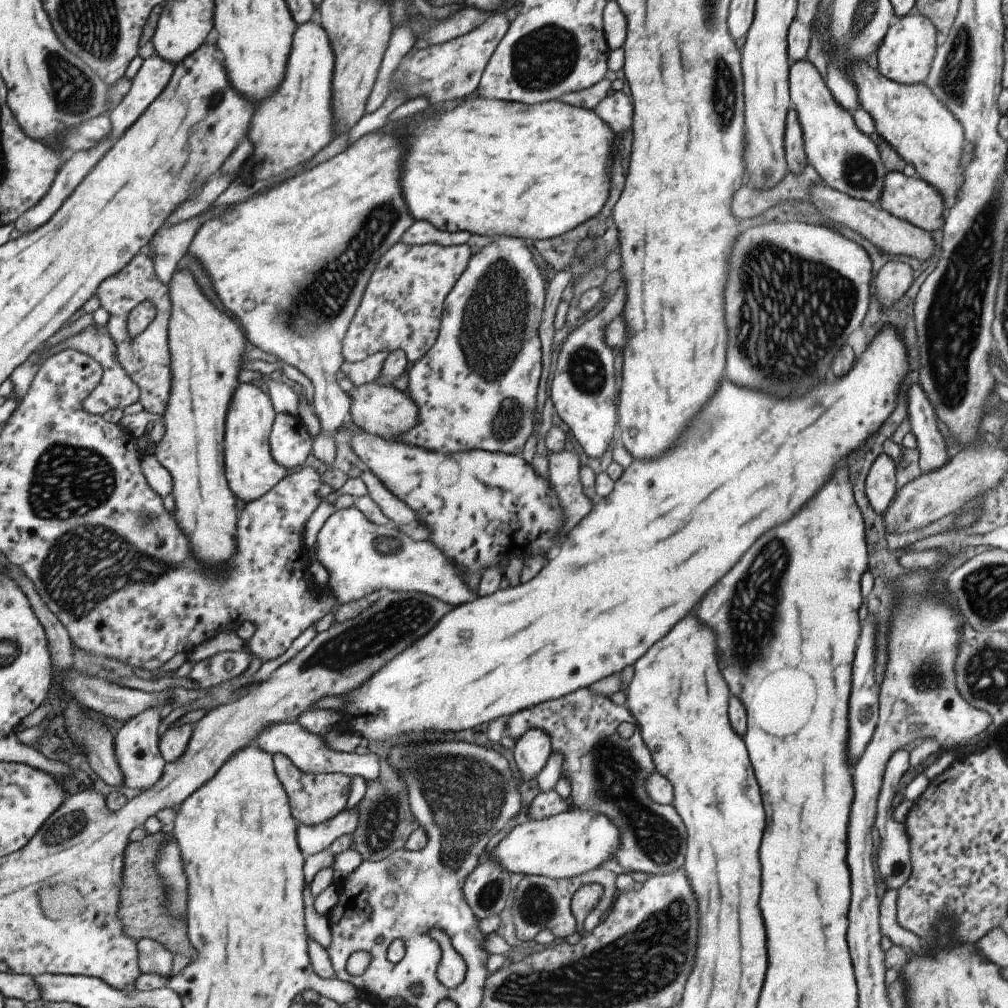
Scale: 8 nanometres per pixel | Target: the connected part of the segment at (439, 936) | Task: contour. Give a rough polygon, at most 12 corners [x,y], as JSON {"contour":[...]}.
{"contour":[[438,928],[427,935],[441,952],[437,981],[444,988],[456,988],[466,972],[461,956]]}

